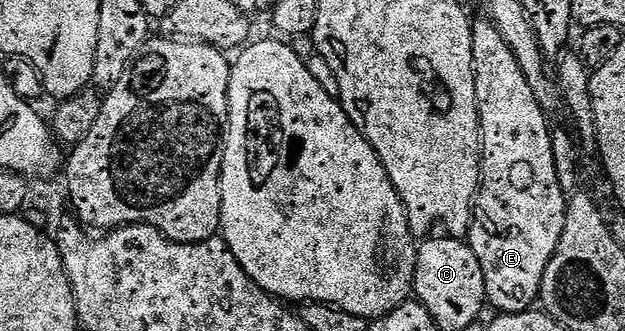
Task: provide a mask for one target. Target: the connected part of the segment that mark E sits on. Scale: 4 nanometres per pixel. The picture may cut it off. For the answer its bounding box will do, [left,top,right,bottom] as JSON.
[468,19,567,314]

